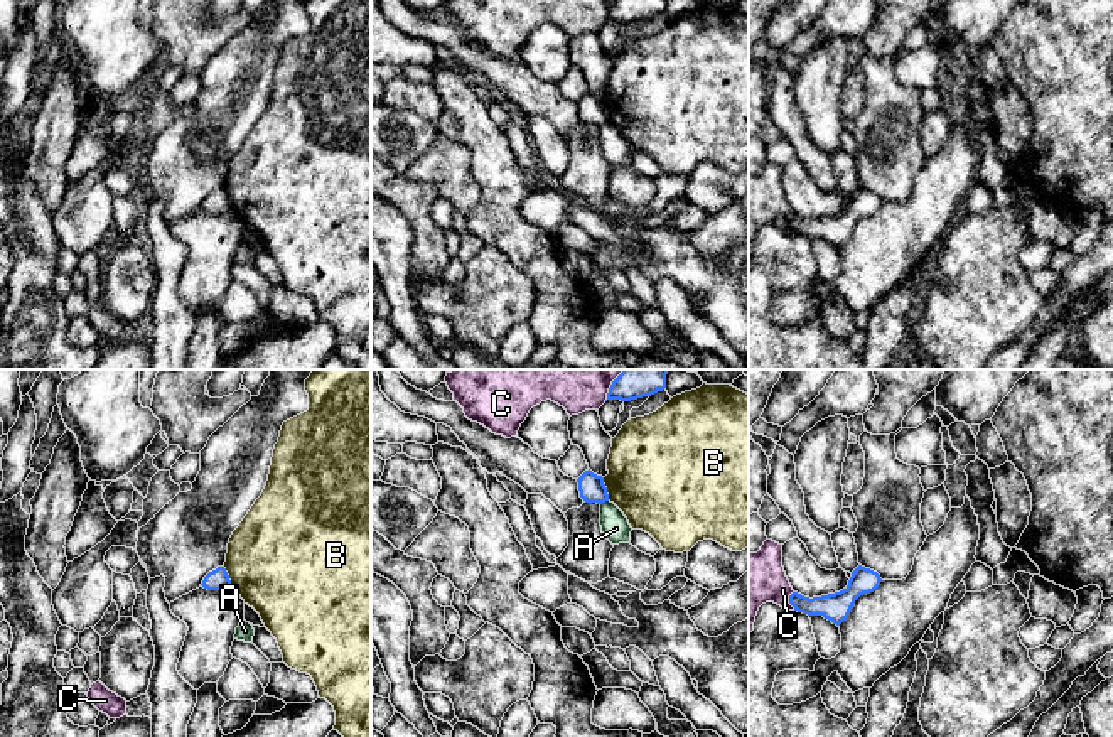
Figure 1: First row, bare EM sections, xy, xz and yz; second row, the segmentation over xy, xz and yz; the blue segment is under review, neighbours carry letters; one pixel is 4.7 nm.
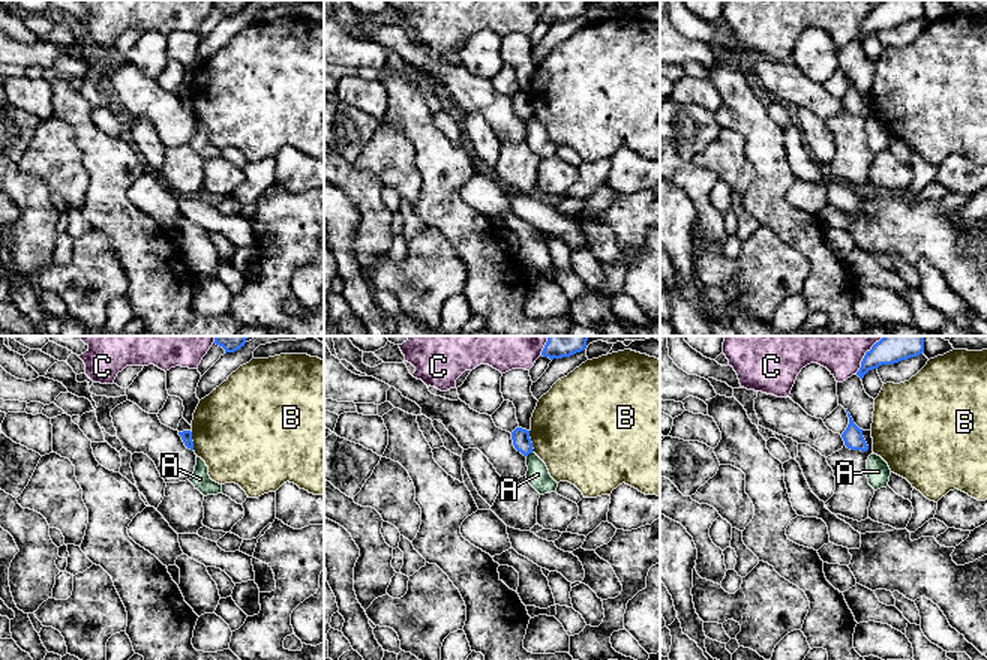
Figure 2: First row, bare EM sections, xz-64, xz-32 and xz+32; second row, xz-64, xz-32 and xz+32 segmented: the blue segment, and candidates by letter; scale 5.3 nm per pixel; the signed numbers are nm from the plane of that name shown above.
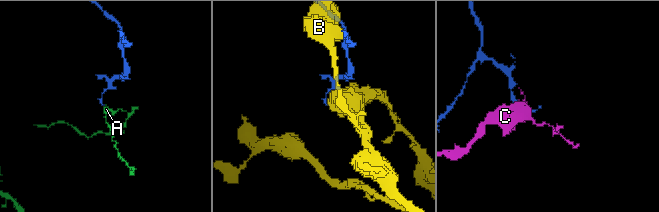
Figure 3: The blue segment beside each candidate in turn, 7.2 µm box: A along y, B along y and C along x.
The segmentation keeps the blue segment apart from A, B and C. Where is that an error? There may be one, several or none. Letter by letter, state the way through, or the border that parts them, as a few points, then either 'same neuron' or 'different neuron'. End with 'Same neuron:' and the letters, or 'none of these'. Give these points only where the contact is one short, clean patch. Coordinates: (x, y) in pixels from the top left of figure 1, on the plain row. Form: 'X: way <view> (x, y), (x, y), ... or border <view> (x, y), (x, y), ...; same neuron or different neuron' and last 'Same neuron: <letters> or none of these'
A: border xz (607, 122), (601, 127); different neuron
B: different neuron
C: border yz (793, 213), (790, 226), (795, 231); different neuron
Same neuron: none of these

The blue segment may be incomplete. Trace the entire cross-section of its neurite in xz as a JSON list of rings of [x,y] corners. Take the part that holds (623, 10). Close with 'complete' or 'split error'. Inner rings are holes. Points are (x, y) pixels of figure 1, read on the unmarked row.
[[[616,0],[609,10],[607,22],[631,24],[651,19],[666,10],[666,0]]]; complete

